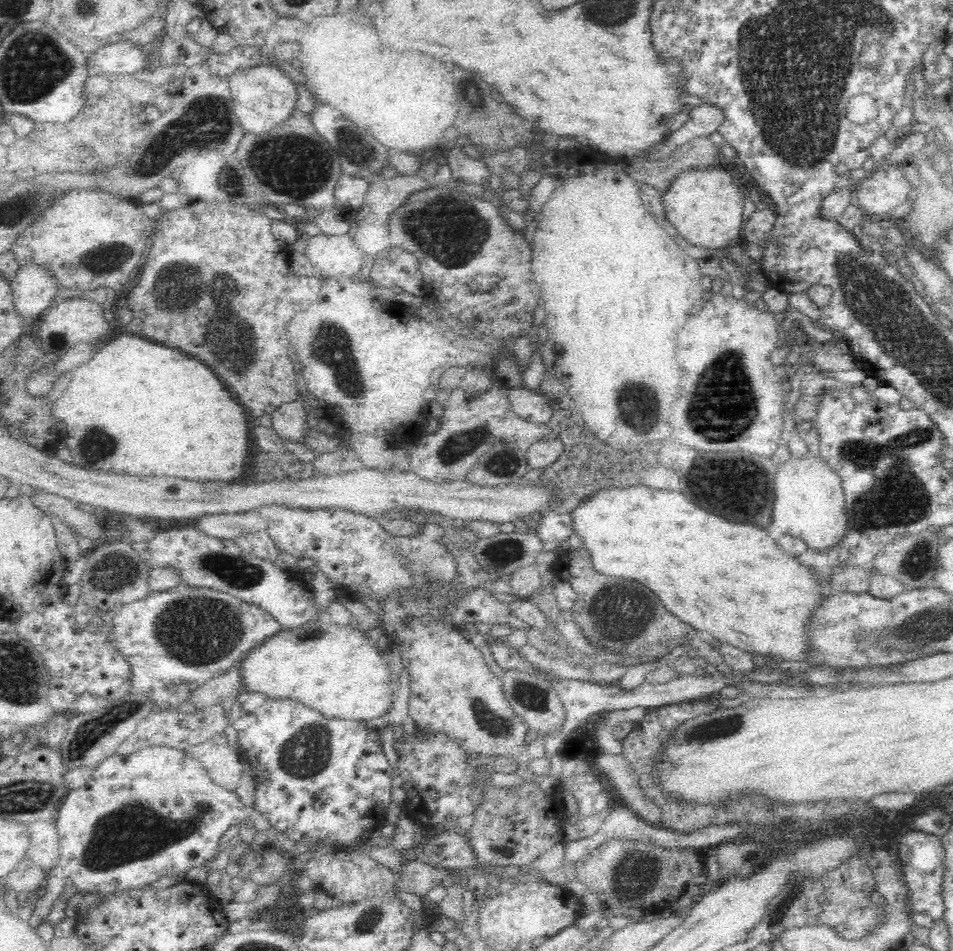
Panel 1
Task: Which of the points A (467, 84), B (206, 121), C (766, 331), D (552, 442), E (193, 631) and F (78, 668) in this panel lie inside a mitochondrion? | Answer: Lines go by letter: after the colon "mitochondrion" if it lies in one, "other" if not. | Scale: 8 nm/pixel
A: other
B: mitochondrion
C: other
D: other
E: mitochondrion
F: other

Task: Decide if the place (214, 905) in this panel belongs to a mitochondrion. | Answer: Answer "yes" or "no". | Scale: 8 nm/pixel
no

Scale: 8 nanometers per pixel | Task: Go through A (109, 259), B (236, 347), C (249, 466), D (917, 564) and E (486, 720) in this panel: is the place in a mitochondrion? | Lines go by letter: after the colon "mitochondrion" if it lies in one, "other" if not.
A: mitochondrion
B: mitochondrion
C: other
D: mitochondrion
E: mitochondrion

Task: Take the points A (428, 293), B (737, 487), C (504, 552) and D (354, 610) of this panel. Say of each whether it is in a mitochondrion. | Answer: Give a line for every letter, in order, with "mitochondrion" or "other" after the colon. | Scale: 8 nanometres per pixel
A: other
B: mitochondrion
C: mitochondrion
D: other

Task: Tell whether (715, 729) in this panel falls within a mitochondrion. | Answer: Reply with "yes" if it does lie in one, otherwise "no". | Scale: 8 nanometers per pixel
yes

